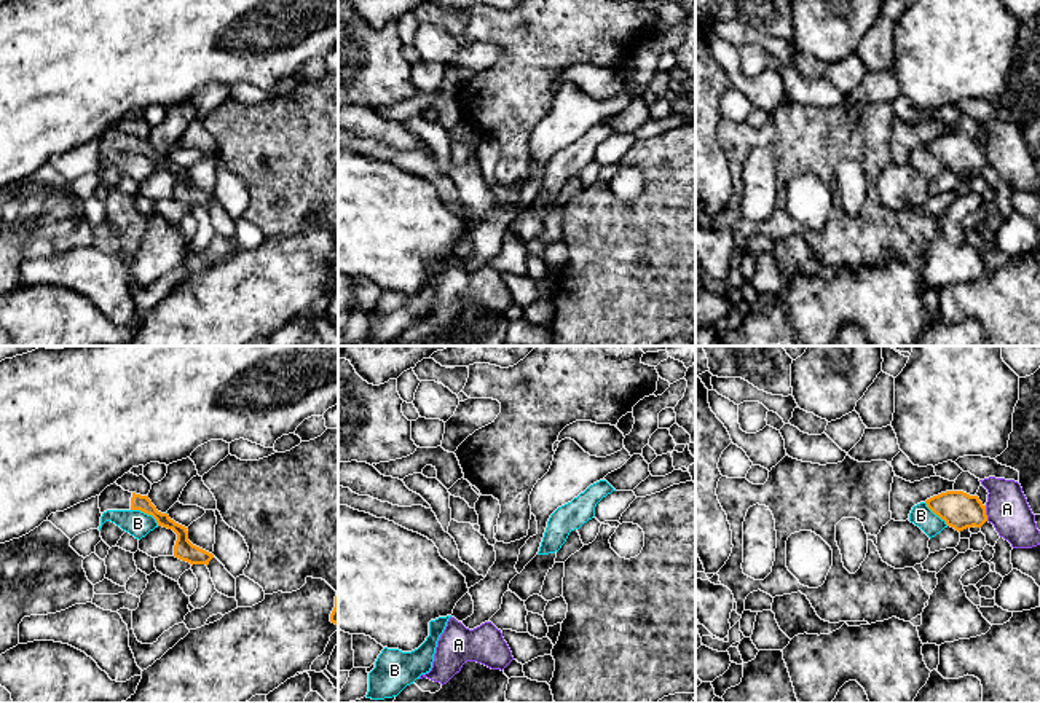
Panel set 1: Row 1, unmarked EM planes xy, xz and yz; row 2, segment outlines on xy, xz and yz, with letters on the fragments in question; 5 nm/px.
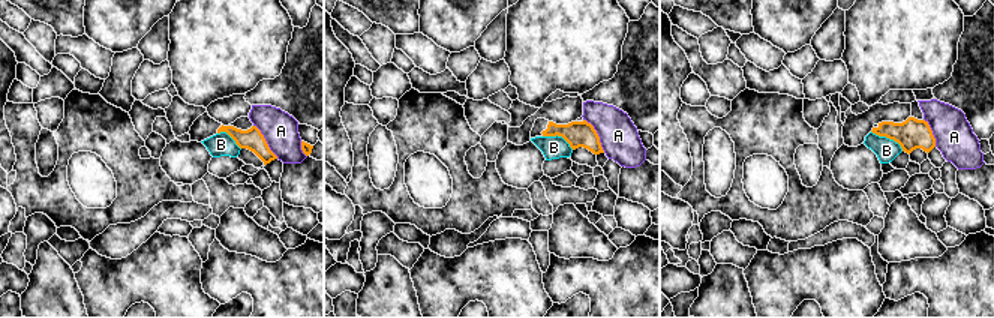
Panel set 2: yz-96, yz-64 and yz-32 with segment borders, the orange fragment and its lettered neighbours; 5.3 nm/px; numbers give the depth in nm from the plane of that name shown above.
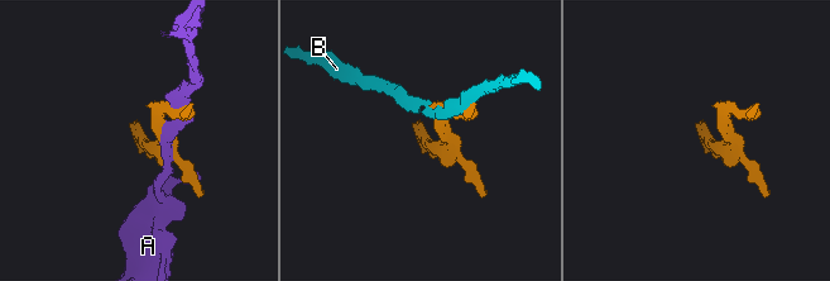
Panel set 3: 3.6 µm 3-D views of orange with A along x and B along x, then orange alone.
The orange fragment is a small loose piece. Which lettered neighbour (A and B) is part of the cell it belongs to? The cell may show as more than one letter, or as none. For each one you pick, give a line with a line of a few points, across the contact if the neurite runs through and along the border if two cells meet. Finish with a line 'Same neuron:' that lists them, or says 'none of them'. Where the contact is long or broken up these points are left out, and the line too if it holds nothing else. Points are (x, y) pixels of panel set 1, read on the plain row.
Same neuron: none of them

